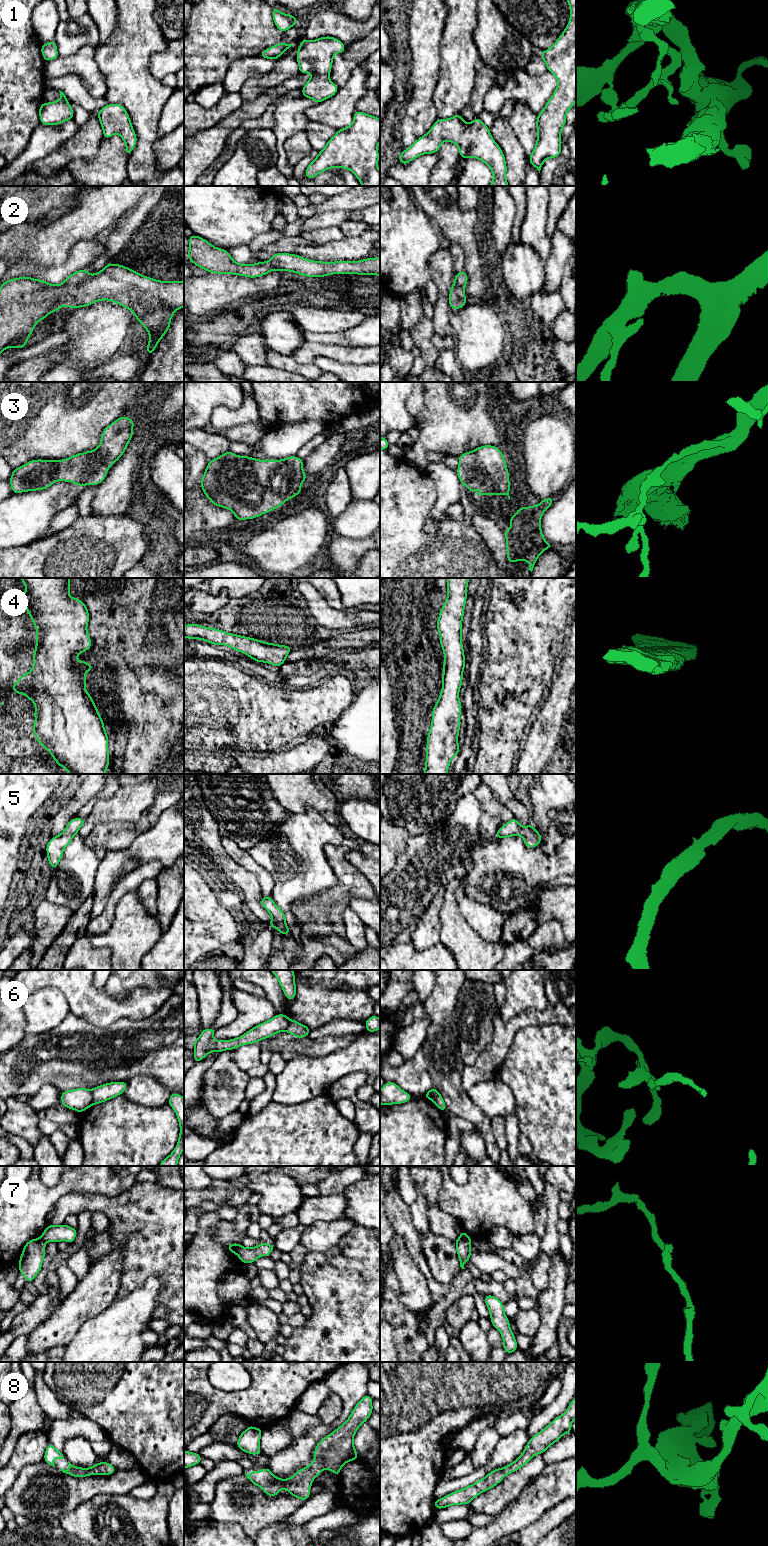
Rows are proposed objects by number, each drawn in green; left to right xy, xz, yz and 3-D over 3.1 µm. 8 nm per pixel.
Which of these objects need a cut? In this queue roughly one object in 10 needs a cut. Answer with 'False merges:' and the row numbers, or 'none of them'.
False merges: 6, 7

